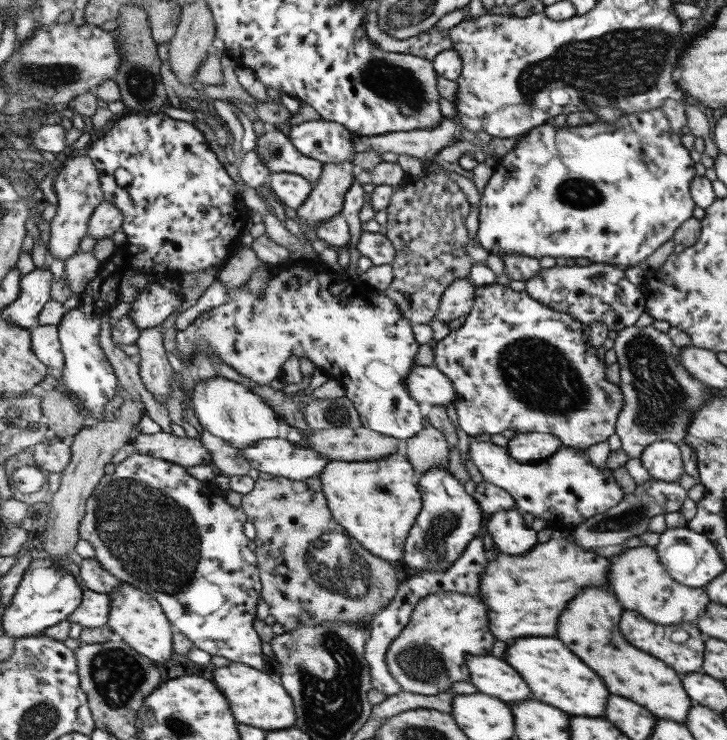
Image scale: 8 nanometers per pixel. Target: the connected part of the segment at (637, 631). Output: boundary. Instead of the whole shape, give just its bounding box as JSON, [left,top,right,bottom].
[620,610,704,676]

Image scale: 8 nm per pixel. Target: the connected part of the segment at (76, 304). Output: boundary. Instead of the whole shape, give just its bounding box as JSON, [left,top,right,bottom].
[58,112,251,421]

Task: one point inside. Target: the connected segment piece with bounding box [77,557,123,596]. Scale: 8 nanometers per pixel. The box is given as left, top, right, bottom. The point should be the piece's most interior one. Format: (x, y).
(91, 574)

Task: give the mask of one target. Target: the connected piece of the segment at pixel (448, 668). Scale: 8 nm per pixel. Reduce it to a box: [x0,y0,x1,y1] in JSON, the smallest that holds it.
[387,591,498,696]

